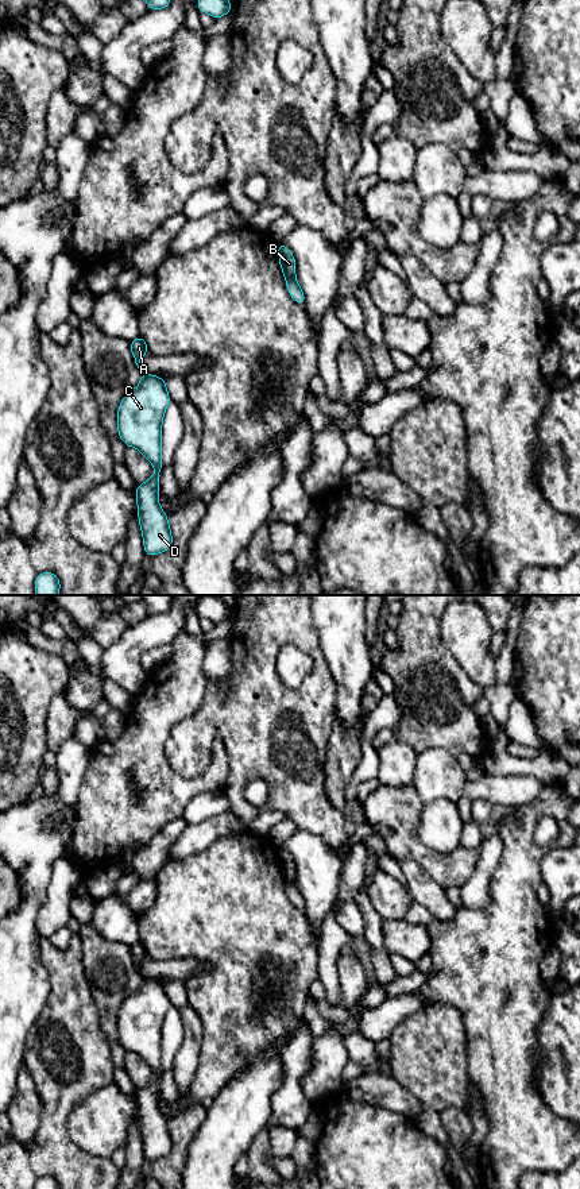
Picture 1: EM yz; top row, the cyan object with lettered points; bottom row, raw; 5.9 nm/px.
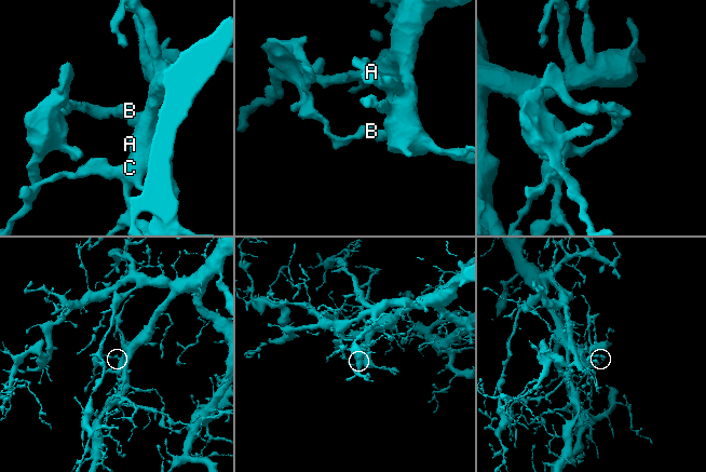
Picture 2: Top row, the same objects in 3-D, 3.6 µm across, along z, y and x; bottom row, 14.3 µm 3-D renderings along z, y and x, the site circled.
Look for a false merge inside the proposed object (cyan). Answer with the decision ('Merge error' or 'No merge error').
Merge error

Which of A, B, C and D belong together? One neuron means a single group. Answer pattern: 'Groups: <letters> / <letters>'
Groups: A C D / B

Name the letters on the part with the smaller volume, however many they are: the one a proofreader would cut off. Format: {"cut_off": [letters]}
{"cut_off": ["B"]}

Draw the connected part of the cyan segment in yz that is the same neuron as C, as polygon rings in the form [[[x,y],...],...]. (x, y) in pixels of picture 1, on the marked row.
[[[142,372],[140,385],[125,393],[117,410],[117,429],[127,447],[138,448],[154,466],[154,475],[136,487],[139,524],[147,556],[170,549],[167,514],[158,503],[162,470],[162,418],[170,404],[166,381]]]

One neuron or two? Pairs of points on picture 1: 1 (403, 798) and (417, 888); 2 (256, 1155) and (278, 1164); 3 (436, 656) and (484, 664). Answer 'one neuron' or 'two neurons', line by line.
1: two neurons
2: two neurons
3: two neurons

